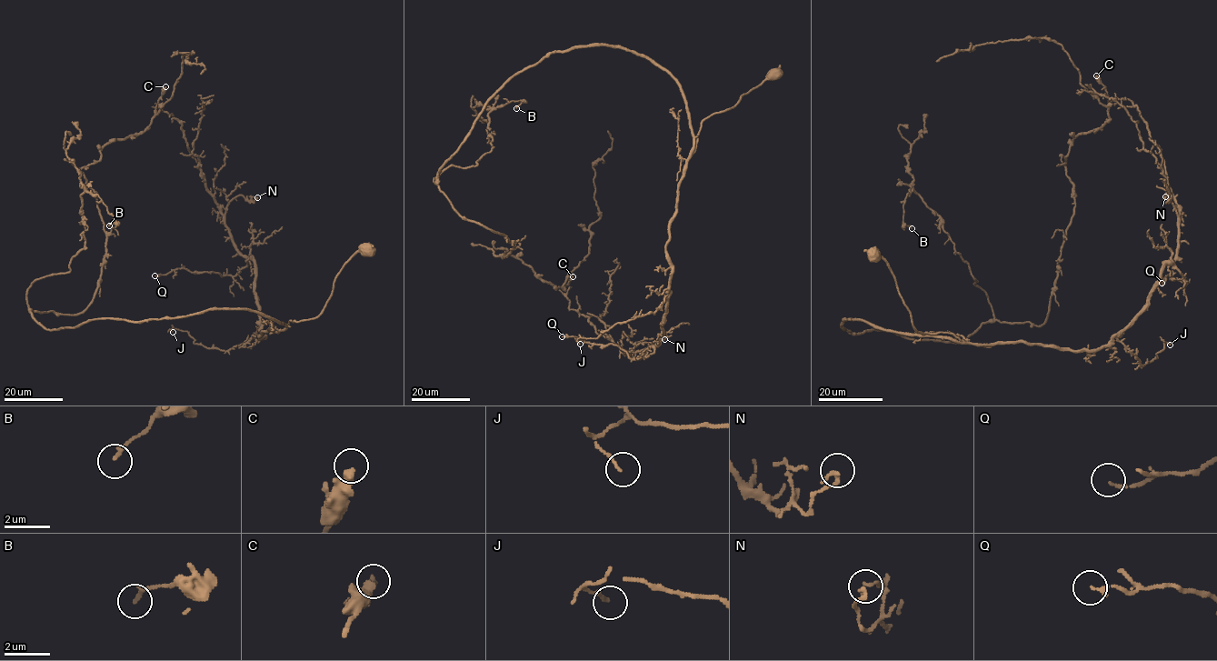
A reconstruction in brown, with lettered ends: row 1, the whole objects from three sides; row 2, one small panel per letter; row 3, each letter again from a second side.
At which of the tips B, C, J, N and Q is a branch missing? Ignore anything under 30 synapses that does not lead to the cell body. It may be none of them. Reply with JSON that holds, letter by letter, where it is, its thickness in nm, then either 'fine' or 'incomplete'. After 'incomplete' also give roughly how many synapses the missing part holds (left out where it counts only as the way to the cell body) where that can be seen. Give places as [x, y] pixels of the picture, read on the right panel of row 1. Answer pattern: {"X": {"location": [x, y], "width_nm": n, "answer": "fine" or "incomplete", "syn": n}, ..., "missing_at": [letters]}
{"B": {"location": [912, 228], "width_nm": 160, "answer": "fine"}, "C": {"location": [1096, 75], "width_nm": 400, "answer": "fine"}, "J": {"location": [1170, 345], "width_nm": 130, "answer": "fine"}, "N": {"location": [1165, 196], "width_nm": 200, "answer": "fine"}, "Q": {"location": [1162, 283], "width_nm": 140, "answer": "fine"}, "missing_at": []}

